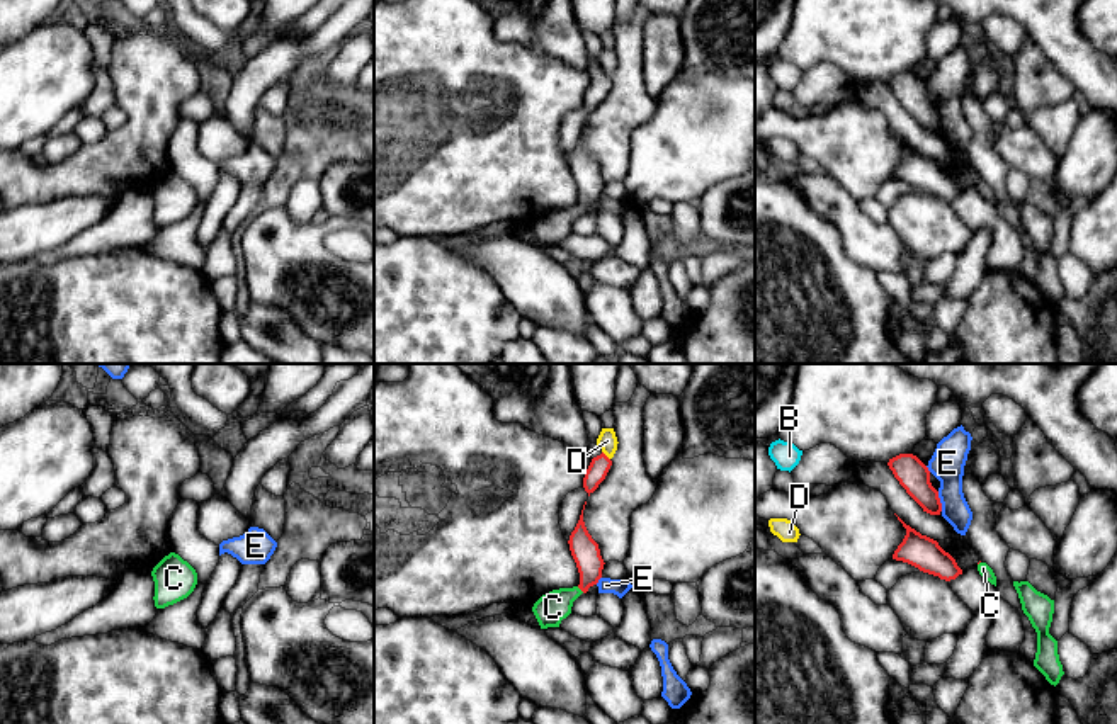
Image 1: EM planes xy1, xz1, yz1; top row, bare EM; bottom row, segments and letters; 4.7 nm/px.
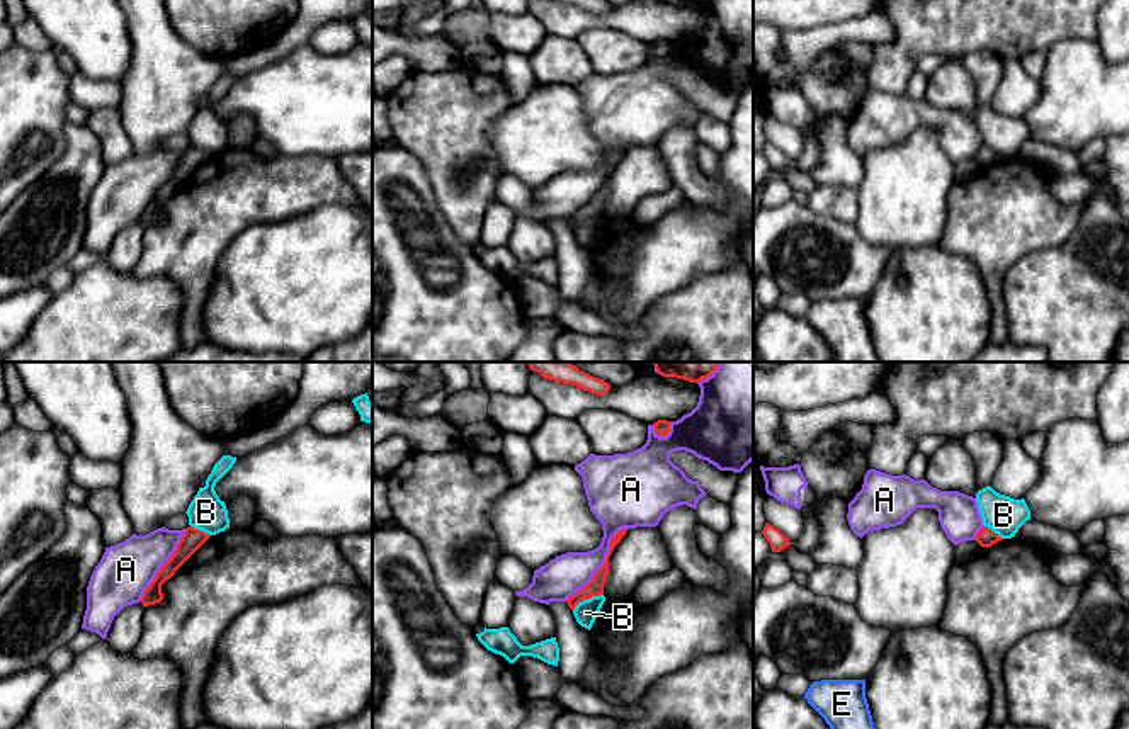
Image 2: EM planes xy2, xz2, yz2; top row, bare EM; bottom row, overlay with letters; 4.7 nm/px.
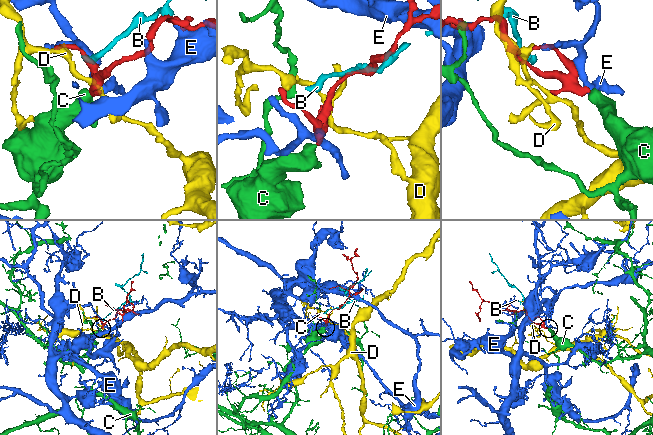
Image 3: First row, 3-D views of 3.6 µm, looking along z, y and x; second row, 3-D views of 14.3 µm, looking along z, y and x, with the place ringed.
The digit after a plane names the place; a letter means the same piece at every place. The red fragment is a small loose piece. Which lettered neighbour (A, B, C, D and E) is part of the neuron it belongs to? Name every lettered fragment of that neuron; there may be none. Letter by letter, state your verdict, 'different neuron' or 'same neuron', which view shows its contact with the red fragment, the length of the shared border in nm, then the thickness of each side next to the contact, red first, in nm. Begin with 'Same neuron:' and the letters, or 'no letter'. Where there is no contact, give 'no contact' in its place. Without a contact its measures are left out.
Same neuron: C
A: different neuron; contact in xz2; length 460 nm; calibres 80 and 200 nm
B: different neuron; contact in xz2; length 170 nm; calibres 80 and 110 nm
C: same neuron; contact in xz1; length 50 nm; calibres 130 and 150 nm
D: different neuron; contact in xz1; length 60 nm; calibres 90 and 90 nm
E: different neuron; contact in yz1; length 100 nm; calibres 150 and 160 nm

